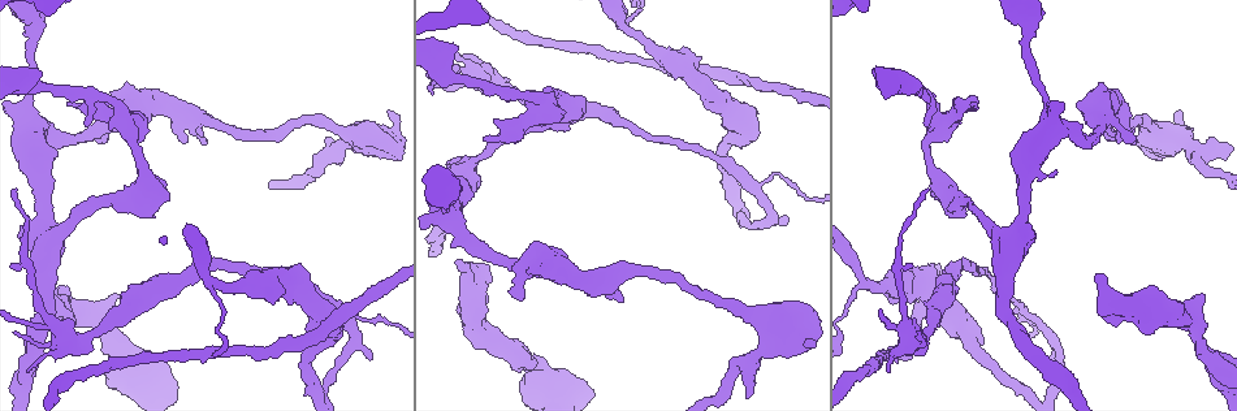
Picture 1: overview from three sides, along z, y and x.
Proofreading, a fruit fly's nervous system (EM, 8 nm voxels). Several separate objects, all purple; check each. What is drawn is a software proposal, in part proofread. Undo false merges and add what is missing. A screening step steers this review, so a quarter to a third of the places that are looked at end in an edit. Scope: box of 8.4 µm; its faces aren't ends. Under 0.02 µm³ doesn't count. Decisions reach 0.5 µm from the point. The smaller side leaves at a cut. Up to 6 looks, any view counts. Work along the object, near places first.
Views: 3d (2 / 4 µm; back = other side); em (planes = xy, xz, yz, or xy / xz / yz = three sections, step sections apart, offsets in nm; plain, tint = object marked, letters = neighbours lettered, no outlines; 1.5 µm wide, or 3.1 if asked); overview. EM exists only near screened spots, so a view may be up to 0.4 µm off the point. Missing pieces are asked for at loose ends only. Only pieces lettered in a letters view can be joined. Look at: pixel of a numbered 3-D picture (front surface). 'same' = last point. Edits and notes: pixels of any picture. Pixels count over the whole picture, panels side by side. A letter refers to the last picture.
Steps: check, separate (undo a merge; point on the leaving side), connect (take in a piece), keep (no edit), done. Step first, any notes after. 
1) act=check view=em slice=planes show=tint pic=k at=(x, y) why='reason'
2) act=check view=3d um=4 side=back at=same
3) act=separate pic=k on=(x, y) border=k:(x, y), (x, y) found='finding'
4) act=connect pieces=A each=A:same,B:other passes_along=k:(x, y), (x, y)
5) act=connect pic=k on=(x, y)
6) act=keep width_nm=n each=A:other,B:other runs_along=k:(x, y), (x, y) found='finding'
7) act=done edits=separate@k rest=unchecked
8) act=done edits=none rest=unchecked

act=check view=em slice=yz step=4 show=letters pic=1 at=(460, 262) why='an open end'

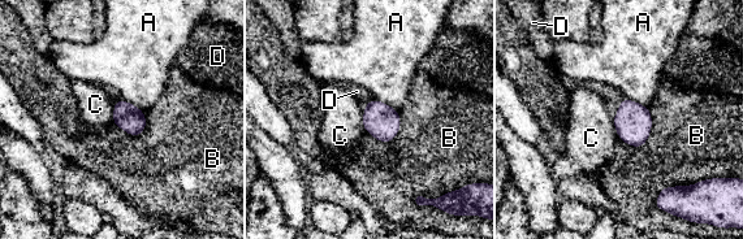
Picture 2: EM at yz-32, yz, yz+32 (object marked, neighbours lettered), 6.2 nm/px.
act=check view=em slice=xz step=4 show=letters at=same

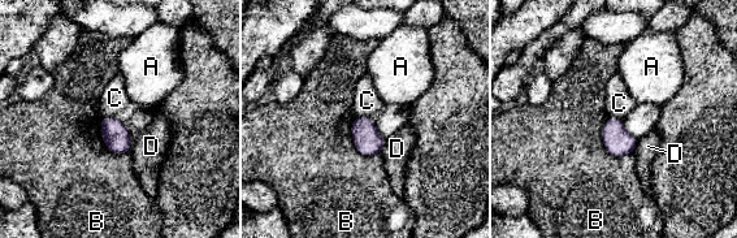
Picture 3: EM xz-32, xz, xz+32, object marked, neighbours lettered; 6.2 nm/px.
act=keep each=A:other,B:other,C:other,D:other border=3:(355, 116), (368, 117) found='none of them fits'

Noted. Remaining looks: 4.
act=check view=3d um=4 pic=1 at=(119, 294)

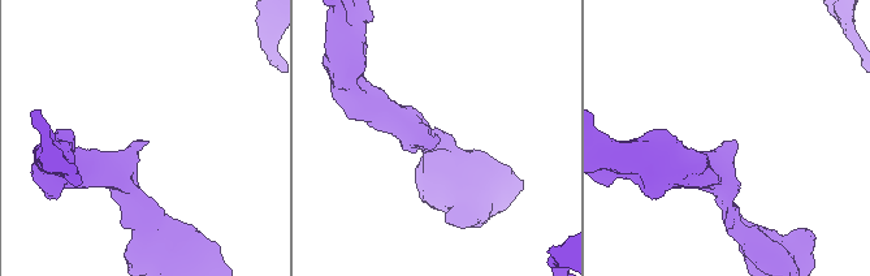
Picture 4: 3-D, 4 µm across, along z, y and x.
act=check view=em slice=planes show=tint pic=4 at=(437, 142)

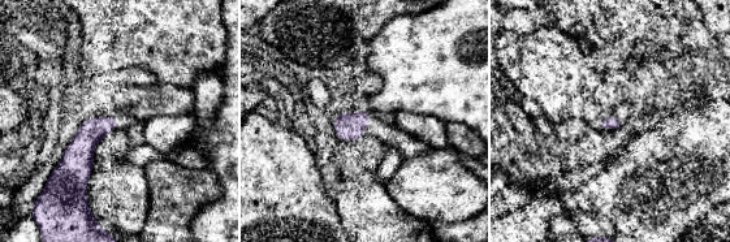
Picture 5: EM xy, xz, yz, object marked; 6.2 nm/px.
act=check view=em slice=planes show=letters at=same why='what lies round it'

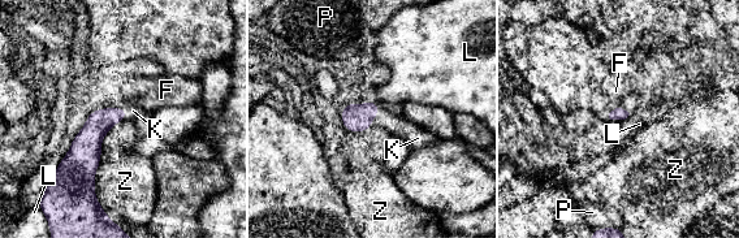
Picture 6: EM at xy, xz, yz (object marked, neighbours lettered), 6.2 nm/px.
act=connect pieces=K each=F:other,K:same,L:other,P:other,Z:other found='the neuron continues'

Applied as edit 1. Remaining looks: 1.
act=check view=em slice=planes show=letters pic=1 at=(30, 368) why='thin end'

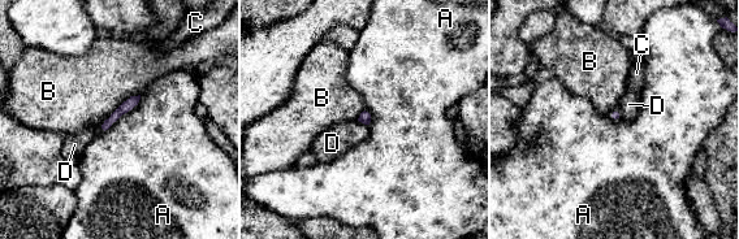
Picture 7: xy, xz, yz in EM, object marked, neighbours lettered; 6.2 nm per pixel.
act=keep each=A:other,B:other,C:other,D:other border=7:(141, 95), (137, 105), (104, 131) found='none of them fits'

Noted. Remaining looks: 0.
act=done edits=connect@6 rest=unchecked

